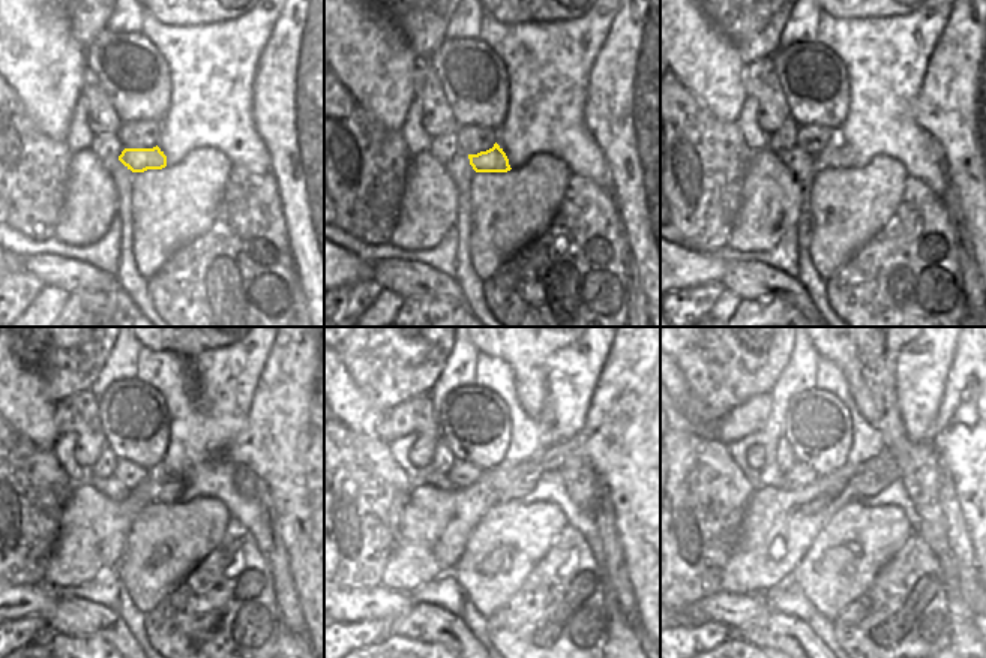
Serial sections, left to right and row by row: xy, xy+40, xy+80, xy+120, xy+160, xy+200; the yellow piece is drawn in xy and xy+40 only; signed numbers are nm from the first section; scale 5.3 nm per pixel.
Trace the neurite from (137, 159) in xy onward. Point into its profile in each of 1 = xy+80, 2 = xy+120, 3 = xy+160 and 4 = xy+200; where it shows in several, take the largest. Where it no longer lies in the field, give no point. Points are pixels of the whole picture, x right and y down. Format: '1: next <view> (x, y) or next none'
1: next xy+80 (836, 156)
2: next xy+120 (171, 489)
3: next xy+160 (521, 490)
4: next xy+200 (871, 486)

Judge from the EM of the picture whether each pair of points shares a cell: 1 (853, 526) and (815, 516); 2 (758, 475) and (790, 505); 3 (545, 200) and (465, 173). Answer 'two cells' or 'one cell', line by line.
1: two cells
2: two cells
3: two cells

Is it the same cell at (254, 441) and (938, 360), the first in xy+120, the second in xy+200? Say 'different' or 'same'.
different

